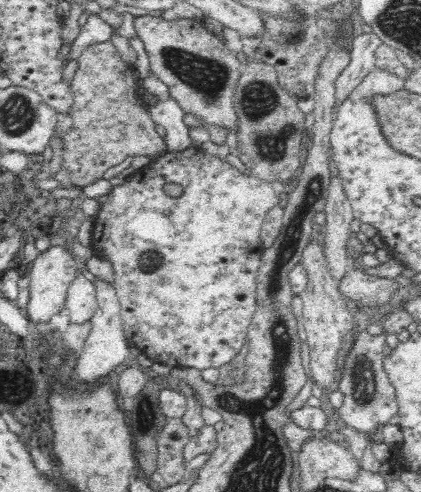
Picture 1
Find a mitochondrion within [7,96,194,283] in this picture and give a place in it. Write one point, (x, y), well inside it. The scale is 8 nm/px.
(151, 261)

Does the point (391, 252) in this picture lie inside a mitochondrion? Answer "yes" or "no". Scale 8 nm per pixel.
no

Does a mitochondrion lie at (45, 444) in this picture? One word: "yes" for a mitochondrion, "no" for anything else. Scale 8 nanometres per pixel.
no

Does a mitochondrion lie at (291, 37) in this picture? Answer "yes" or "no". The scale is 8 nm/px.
yes

